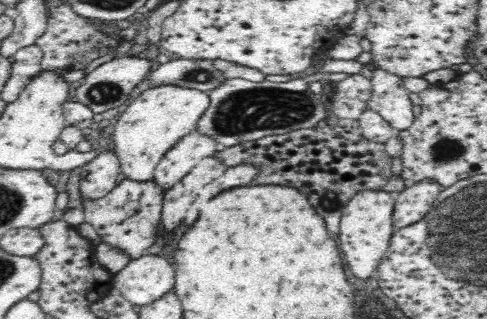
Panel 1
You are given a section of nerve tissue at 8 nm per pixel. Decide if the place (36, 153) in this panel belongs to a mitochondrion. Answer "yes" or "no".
no

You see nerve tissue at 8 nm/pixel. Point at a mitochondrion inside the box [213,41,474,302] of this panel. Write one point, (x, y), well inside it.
(443, 151)

